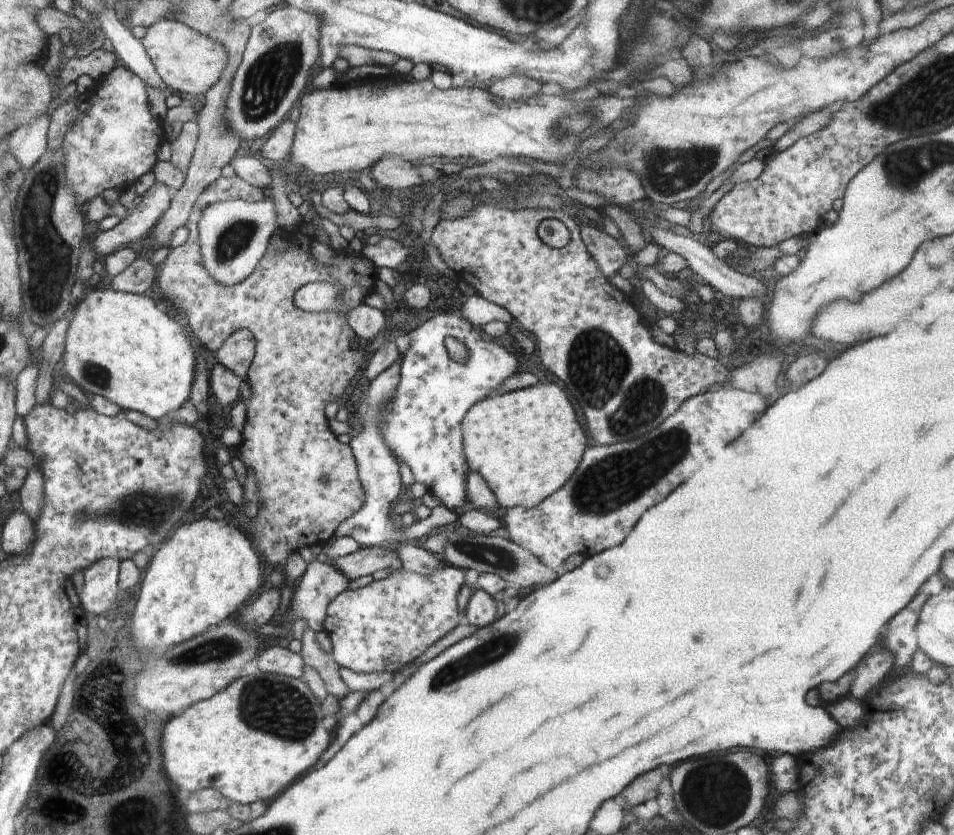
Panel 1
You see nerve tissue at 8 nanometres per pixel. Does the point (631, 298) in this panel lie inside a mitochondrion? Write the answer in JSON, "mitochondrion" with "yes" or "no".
{"mitochondrion":"no"}

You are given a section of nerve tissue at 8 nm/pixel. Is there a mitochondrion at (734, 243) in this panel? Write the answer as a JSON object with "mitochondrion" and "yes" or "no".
{"mitochondrion":"no"}

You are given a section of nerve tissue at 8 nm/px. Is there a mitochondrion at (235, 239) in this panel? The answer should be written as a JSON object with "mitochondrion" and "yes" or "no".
{"mitochondrion":"yes"}

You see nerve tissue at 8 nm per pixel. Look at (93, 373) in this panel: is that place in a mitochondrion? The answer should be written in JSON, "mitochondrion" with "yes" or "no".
{"mitochondrion":"yes"}

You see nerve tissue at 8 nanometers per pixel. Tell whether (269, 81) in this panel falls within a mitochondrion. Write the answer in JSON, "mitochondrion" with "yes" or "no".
{"mitochondrion":"yes"}

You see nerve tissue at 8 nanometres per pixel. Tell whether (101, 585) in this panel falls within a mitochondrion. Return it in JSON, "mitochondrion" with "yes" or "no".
{"mitochondrion":"no"}

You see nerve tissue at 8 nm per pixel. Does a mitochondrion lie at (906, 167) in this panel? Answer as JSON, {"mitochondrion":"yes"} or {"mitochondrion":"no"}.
{"mitochondrion":"yes"}

